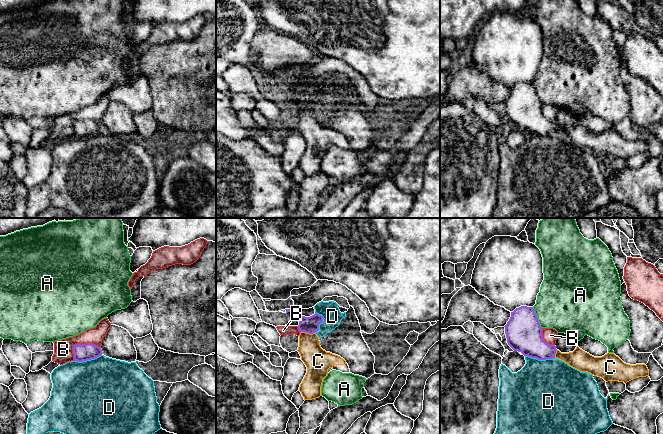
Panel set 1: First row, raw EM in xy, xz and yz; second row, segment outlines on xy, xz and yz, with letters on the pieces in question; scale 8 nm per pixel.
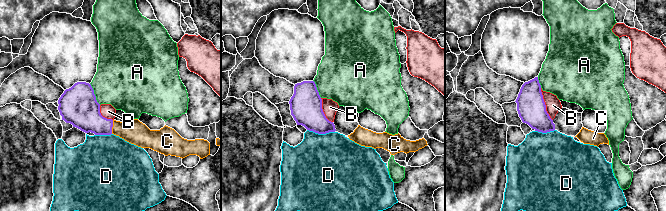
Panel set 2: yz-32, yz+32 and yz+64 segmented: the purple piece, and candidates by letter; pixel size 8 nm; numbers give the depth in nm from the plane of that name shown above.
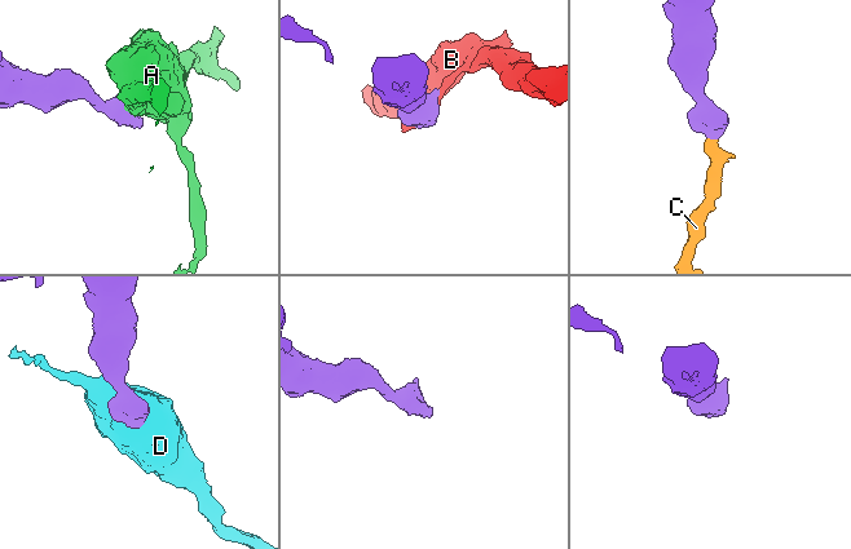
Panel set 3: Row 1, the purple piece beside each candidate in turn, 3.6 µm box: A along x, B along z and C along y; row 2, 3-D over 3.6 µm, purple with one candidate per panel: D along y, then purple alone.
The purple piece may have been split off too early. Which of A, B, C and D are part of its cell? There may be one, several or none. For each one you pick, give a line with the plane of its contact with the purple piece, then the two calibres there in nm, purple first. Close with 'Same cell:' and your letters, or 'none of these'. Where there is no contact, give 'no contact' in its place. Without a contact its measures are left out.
C: contact in xz; calibres 130 and 200 nm
Same cell: C

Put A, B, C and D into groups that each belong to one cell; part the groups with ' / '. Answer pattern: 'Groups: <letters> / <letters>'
Groups: A / B / C / D

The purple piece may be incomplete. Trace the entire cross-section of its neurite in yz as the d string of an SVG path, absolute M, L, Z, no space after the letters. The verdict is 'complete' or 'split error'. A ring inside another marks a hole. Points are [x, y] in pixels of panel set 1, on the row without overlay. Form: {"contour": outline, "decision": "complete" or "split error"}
{"contour": "M533 83L516 84L504 103L508 121L524 132L538 136L558 134L580 148L588 148L606 158L619 157L626 160L635 154L649 152L645 140L626 140L614 129L594 133L578 122L573 128L561 129L555 121L544 117L542 103Z", "decision": "split error"}

